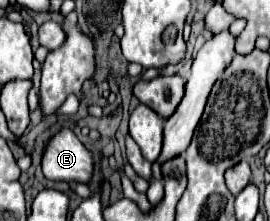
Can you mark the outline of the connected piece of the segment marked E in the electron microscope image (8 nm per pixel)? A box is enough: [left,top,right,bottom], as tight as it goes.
[42,128,94,184]

